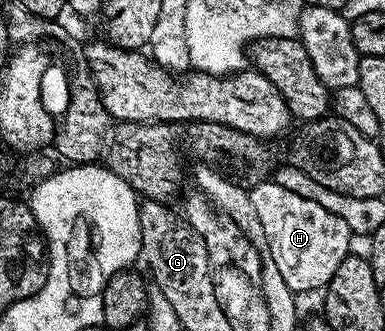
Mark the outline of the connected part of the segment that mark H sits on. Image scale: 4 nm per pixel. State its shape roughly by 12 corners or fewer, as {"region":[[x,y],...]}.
{"region":[[273,179],[248,190],[294,295],[350,256],[339,215]]}

